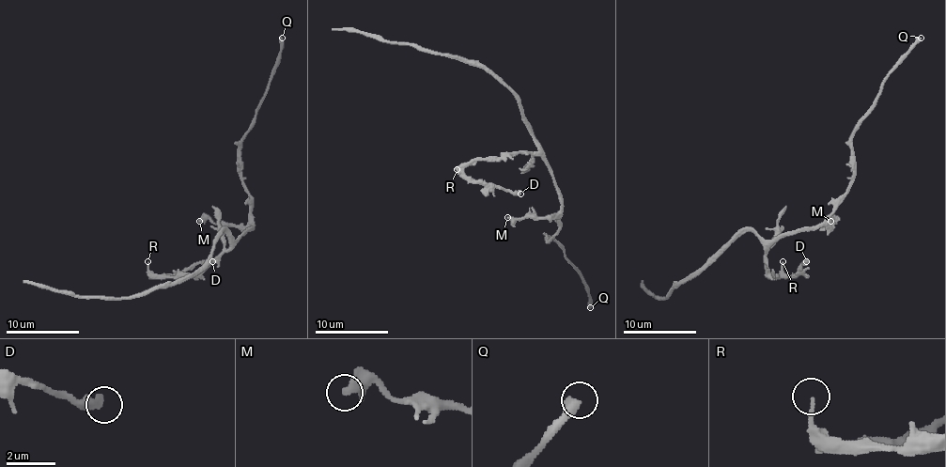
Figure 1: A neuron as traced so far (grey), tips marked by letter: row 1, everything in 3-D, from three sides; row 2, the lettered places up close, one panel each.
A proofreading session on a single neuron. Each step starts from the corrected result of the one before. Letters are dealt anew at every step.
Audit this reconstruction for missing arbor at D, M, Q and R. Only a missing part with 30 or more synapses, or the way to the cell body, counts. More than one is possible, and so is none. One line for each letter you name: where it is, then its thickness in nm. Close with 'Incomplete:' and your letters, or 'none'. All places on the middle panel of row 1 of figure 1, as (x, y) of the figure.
Q: place (590, 307); calibre 400 nm
Incomplete: Q

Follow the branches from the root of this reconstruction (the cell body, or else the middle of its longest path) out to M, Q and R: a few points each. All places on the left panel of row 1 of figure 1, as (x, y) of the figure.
M: (236, 240), (253, 226), (215, 225), (209, 219), (199, 221)
Q: (236, 240), (253, 226), (251, 195), (241, 175), (241, 142), (267, 90), (282, 38)
R: (236, 240), (192, 274), (155, 276), (147, 269), (147, 261)

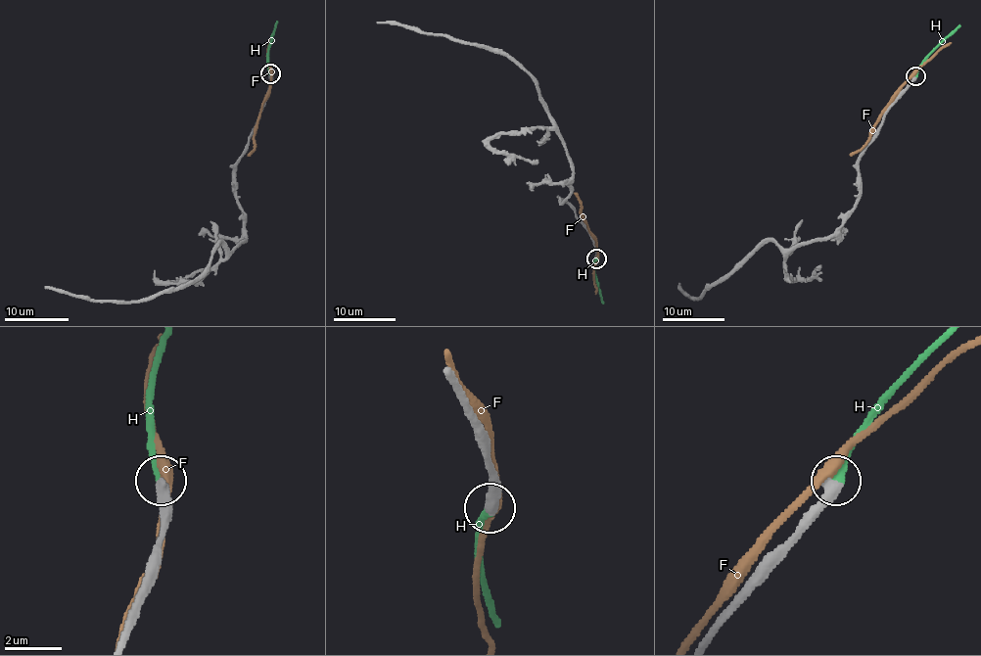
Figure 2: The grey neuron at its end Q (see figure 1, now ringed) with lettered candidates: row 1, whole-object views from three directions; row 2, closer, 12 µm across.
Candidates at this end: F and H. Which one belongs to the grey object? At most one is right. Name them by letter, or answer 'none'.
H

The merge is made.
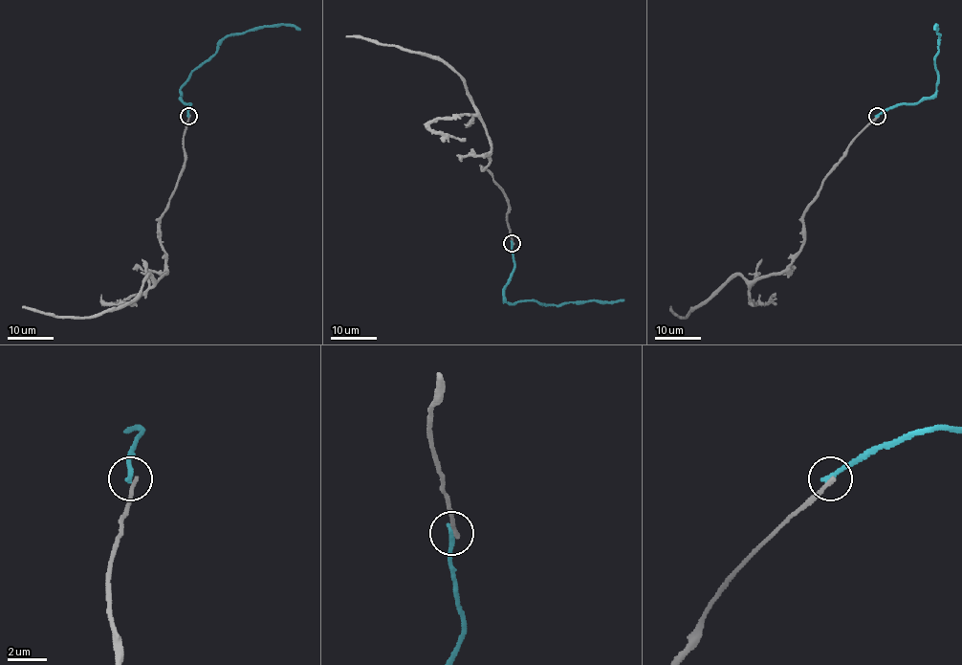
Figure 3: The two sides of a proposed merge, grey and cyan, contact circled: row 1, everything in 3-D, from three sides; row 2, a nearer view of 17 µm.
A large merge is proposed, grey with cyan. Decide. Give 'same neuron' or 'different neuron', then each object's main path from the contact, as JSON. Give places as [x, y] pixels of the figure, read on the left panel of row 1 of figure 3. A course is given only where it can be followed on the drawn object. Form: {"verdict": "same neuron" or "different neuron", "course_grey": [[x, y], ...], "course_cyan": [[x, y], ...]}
{"verdict": "different neuron", "course_grey": [[189, 116], [184, 170], [160, 219], [167, 273], [158, 280], [148, 275], [130, 302], [91, 317], [22, 306]], "course_cyan": [[187, 116], [190, 104], [181, 99], [180, 88], [229, 35], [282, 24], [294, 24], [300, 30]]}

